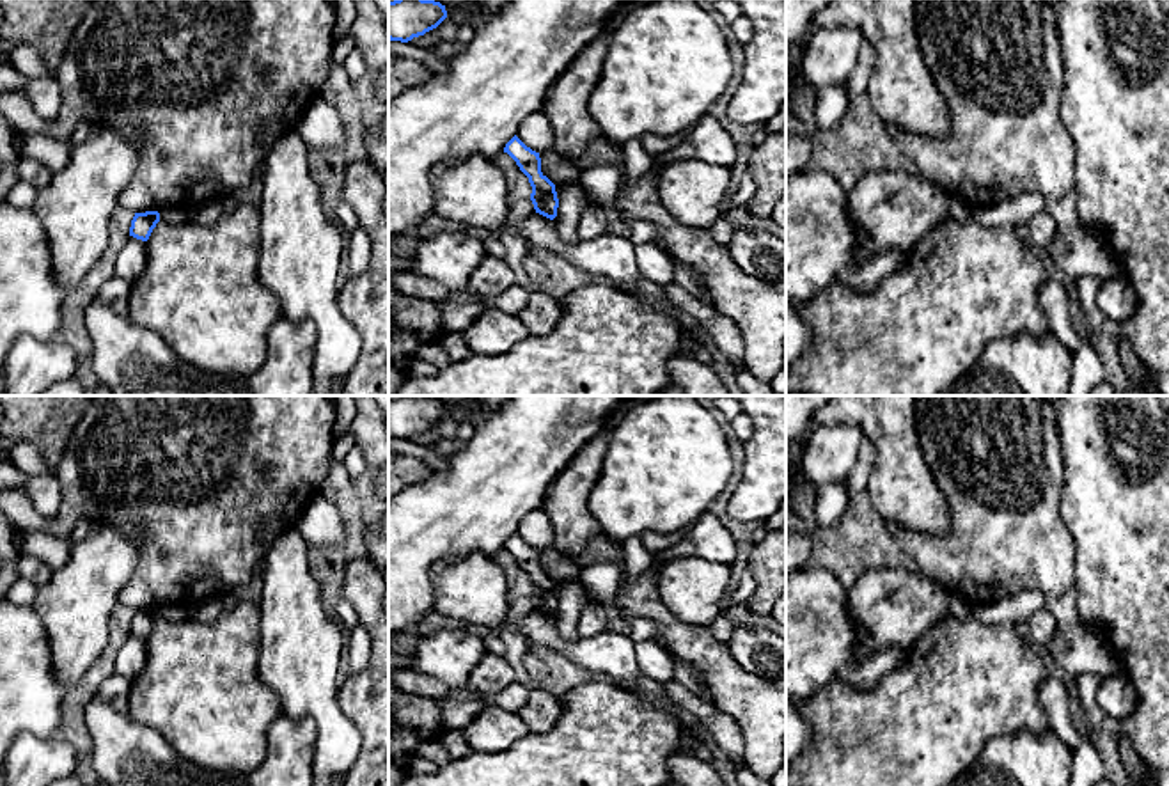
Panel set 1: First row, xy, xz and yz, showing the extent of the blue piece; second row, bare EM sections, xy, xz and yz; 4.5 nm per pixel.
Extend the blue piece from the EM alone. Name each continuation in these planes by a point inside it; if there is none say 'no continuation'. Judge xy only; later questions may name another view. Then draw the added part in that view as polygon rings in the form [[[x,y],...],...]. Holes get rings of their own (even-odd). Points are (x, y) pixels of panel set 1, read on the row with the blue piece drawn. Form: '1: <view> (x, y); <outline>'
no continuation

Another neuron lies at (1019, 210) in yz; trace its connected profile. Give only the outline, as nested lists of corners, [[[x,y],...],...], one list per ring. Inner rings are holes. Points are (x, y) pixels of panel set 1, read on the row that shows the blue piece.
[[[1025,192],[1011,200],[1002,200],[992,208],[972,208],[970,218],[983,225],[1022,225],[1045,209],[1045,199],[1038,192]]]

